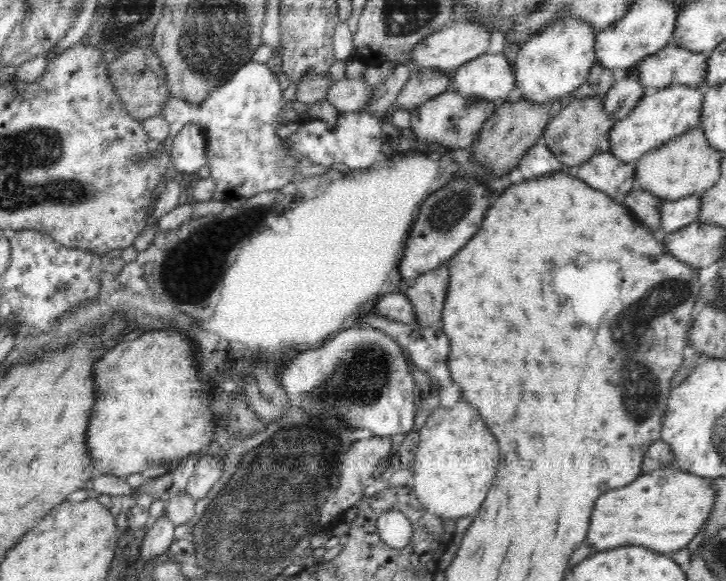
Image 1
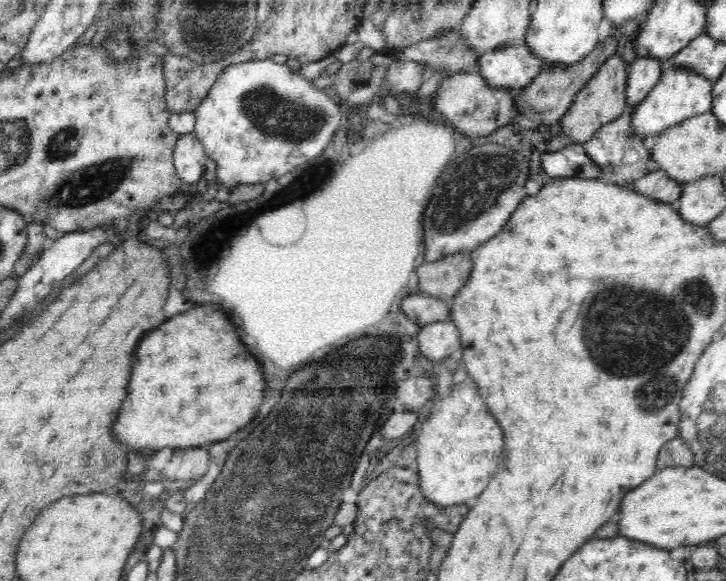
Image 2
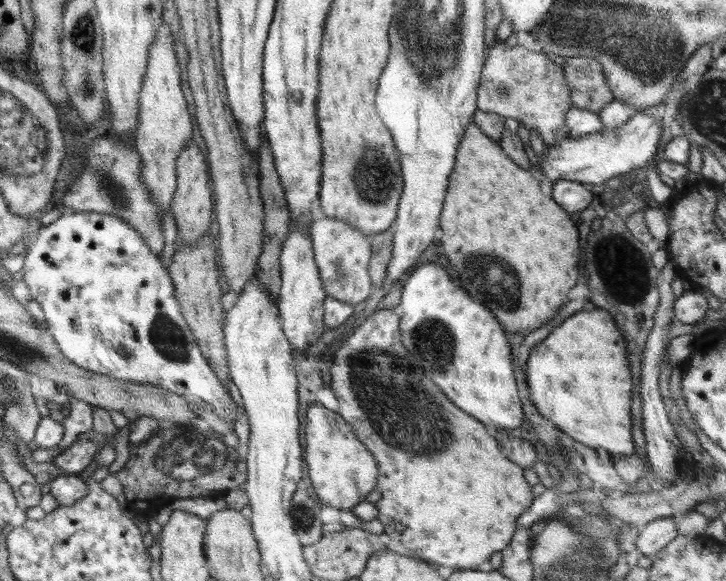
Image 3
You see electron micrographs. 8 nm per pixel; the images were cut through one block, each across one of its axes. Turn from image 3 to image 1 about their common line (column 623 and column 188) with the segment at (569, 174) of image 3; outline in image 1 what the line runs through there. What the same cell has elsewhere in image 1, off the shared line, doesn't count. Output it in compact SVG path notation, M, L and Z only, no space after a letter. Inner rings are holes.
M196 125L184 126L169 146L172 148L171 164L181 173L196 173L202 166L209 165L205 132Z

